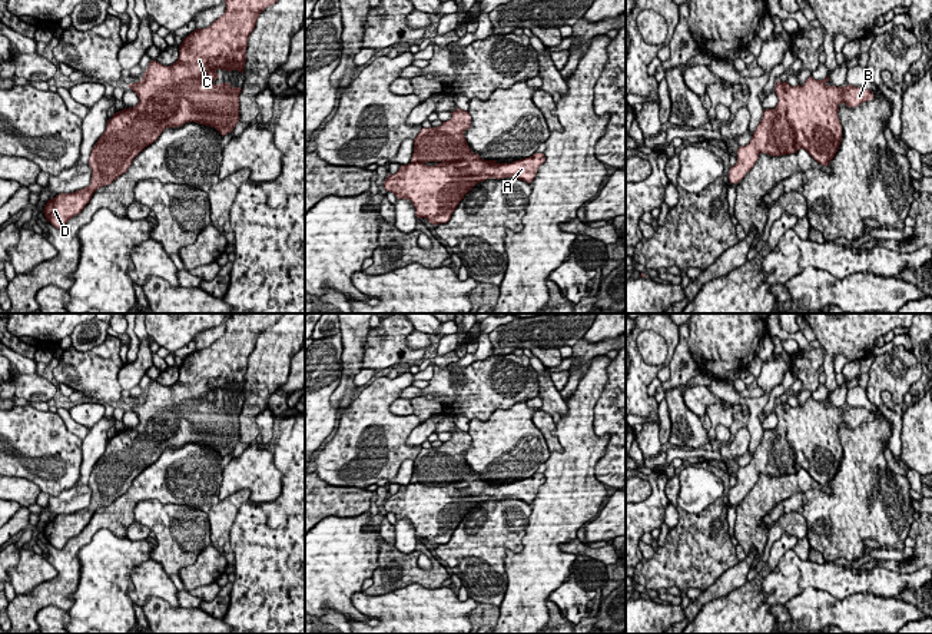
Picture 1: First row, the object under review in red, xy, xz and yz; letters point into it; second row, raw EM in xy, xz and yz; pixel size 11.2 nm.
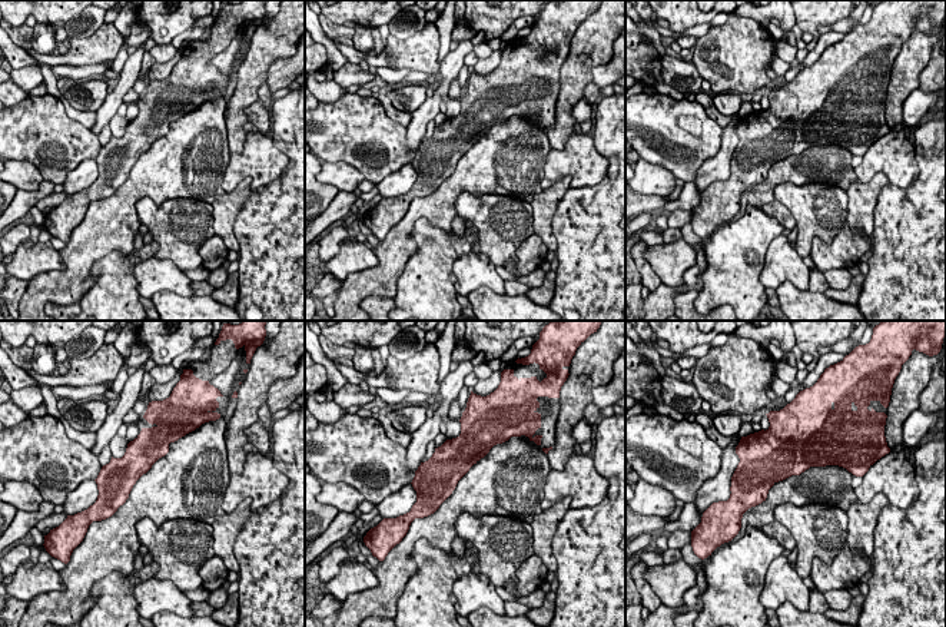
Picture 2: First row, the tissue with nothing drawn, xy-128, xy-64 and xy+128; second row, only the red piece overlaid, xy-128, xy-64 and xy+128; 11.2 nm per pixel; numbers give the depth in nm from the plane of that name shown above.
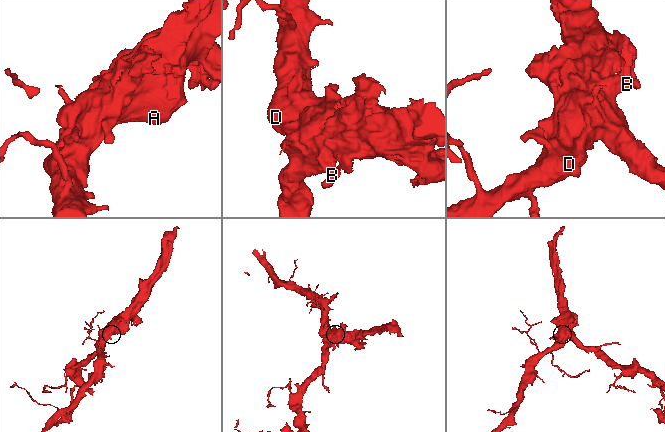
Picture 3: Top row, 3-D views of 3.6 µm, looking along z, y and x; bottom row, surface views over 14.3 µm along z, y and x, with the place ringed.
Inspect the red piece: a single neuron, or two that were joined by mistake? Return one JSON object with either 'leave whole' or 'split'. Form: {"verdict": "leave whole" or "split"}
{"verdict": "leave whole"}

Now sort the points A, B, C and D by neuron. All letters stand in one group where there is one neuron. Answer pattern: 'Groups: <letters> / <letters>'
Groups: A B C D

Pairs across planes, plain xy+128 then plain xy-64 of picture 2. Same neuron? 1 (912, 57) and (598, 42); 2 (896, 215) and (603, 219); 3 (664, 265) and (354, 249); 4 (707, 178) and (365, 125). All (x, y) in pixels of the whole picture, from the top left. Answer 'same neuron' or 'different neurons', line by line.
1: same neuron
2: same neuron
3: same neuron
4: different neurons

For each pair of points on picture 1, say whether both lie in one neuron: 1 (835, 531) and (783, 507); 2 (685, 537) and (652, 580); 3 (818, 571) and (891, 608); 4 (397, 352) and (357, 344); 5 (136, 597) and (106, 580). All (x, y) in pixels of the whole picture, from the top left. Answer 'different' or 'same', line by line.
1: same
2: same
3: different
4: different
5: different

